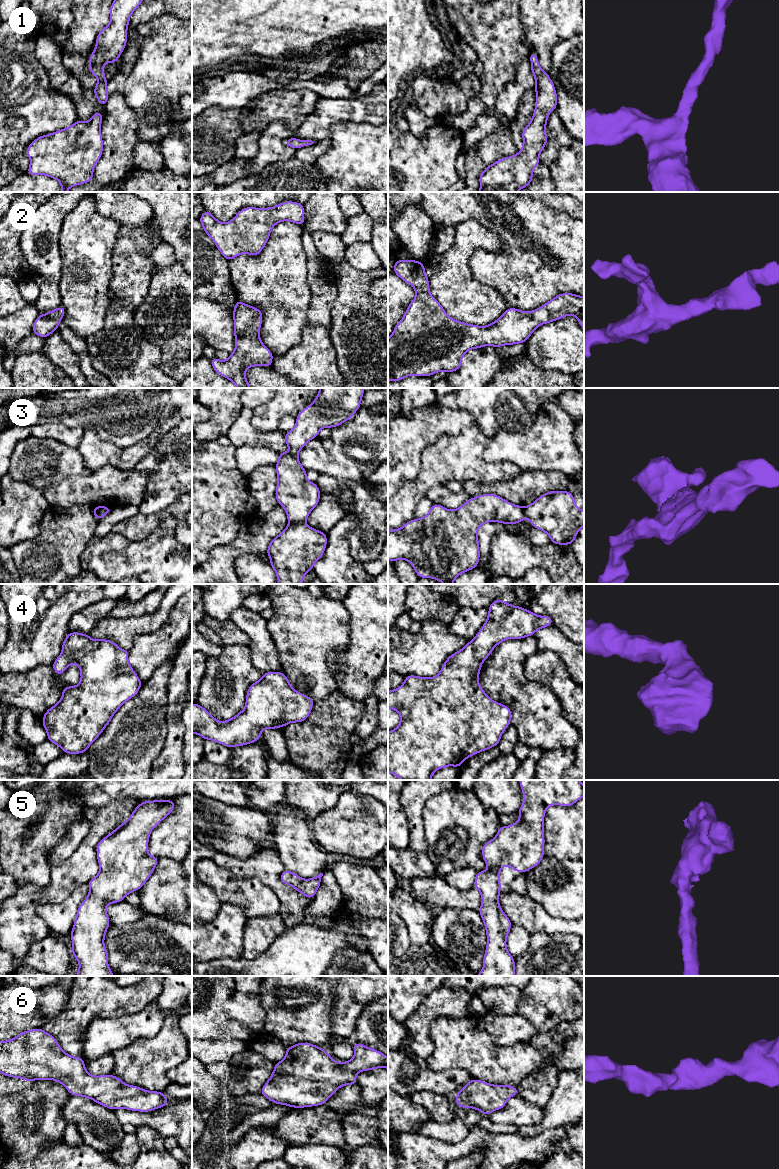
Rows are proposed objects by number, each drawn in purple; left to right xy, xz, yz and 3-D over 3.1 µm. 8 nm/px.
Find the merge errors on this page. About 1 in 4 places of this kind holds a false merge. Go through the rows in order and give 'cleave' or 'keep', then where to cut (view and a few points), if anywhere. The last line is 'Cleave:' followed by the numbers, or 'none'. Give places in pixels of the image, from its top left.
1: keep | no cut
2: keep | no cut
3: cleave | xz (289, 522), (304, 523)
4: keep | no cut
5: keep | no cut
6: keep | no cut
Cleave: 3

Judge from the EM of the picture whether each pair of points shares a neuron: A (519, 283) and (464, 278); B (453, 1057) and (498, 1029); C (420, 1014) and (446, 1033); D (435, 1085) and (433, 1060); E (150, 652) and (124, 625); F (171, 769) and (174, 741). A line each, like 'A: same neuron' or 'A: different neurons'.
A: different neurons
B: different neurons
C: different neurons
D: different neurons
E: different neurons
F: same neuron

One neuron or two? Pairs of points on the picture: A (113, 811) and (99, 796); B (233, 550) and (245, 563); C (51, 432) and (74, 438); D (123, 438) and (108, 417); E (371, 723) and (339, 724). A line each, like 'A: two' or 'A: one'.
A: two
B: two
C: one
D: one
E: two

